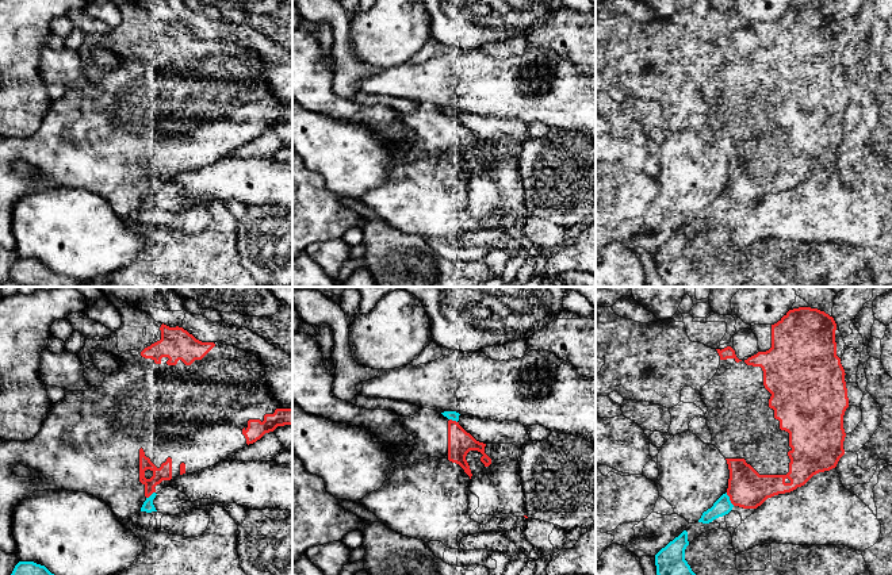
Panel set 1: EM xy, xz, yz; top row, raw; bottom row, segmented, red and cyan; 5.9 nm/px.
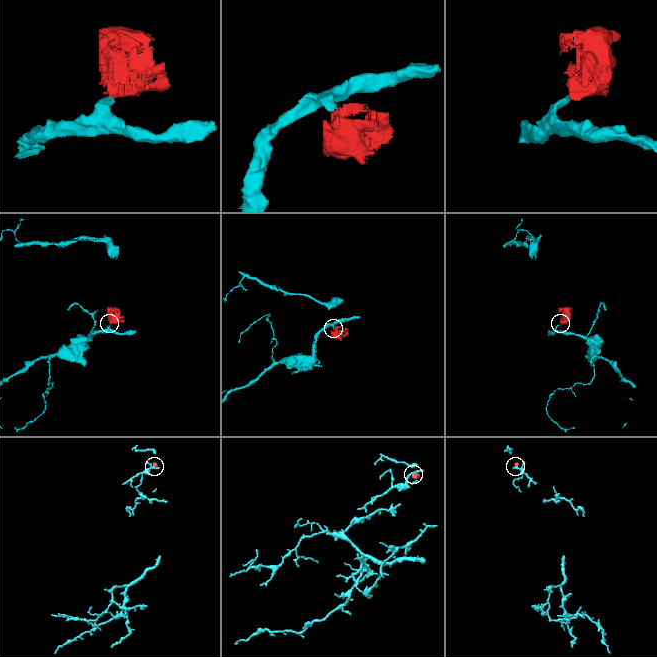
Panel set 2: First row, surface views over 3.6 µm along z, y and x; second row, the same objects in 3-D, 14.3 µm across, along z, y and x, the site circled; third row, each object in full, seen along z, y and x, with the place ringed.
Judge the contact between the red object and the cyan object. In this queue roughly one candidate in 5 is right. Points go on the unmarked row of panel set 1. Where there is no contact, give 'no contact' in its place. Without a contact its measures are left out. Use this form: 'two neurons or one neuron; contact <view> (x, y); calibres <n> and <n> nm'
two neurons; contact yz (730, 196); calibres 220 and 100 nm

